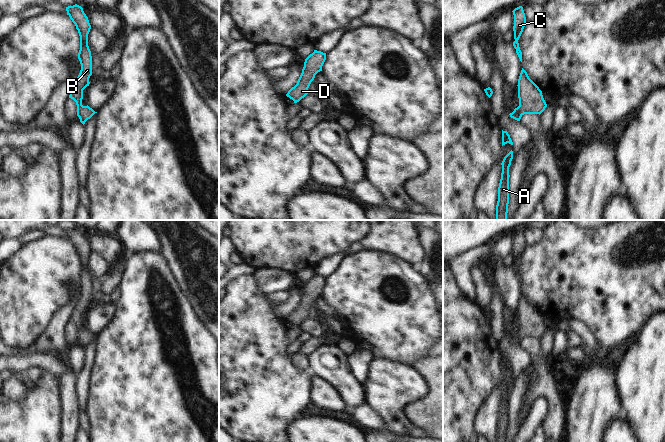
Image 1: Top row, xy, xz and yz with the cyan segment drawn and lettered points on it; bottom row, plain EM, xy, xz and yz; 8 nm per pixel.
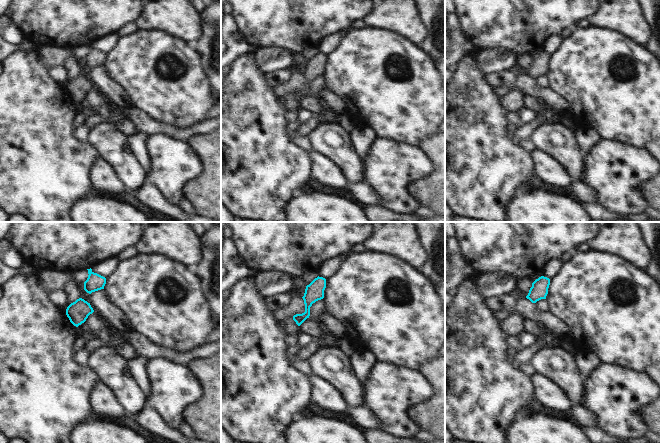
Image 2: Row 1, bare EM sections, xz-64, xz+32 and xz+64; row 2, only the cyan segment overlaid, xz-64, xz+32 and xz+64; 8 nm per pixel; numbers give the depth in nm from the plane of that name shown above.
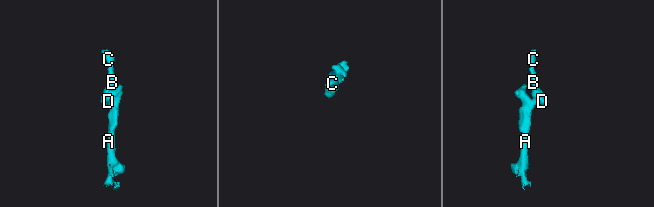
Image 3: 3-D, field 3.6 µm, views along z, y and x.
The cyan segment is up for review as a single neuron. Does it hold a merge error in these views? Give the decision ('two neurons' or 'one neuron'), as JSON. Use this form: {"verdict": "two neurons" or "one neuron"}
{"verdict": "one neuron"}

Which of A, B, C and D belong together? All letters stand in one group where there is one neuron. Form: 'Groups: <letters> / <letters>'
Groups: A B C D.

